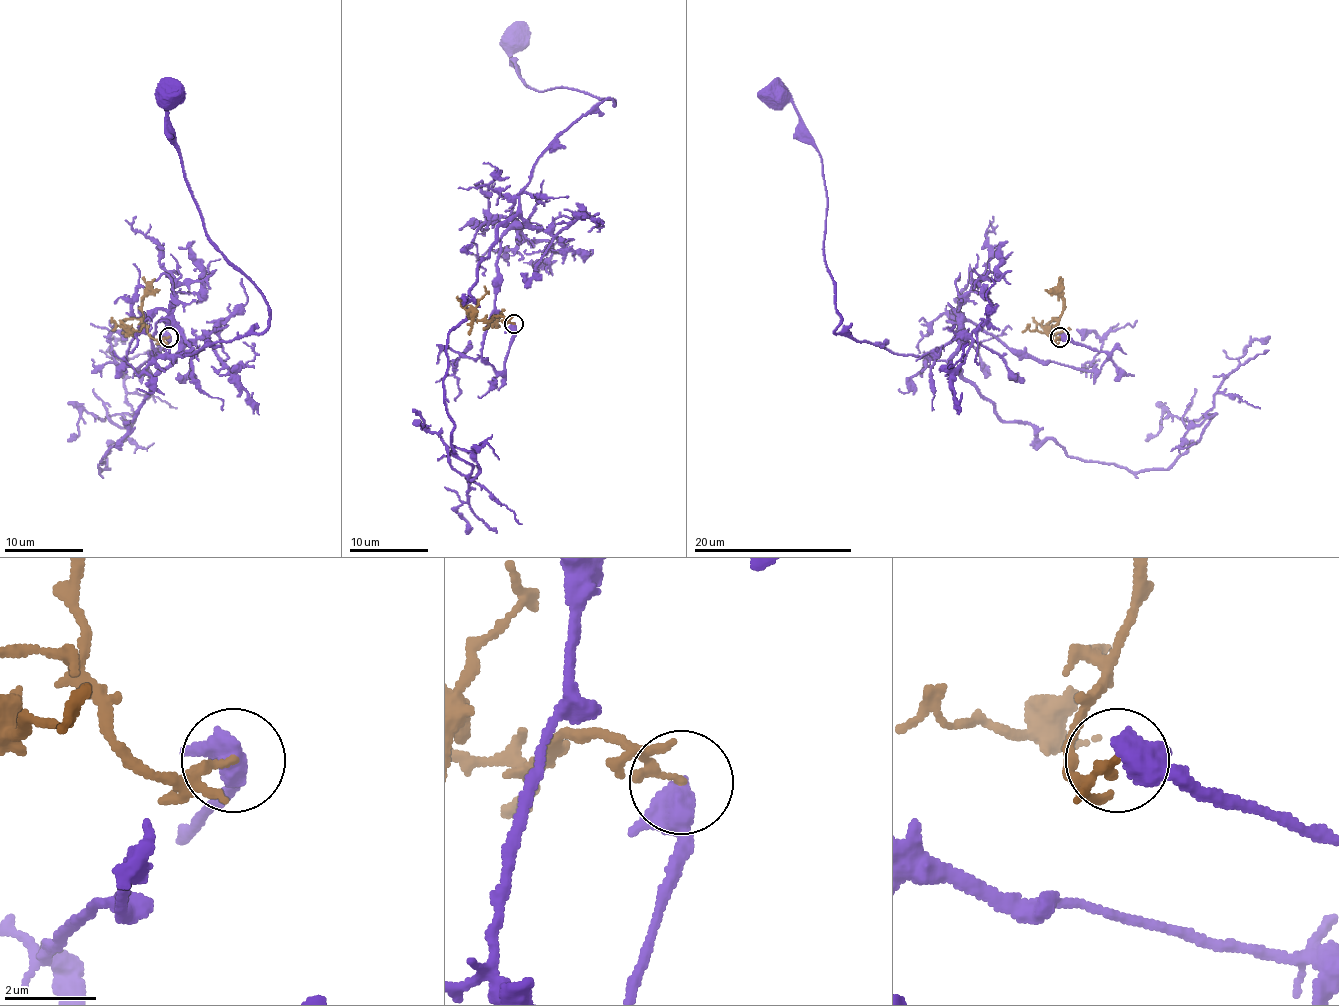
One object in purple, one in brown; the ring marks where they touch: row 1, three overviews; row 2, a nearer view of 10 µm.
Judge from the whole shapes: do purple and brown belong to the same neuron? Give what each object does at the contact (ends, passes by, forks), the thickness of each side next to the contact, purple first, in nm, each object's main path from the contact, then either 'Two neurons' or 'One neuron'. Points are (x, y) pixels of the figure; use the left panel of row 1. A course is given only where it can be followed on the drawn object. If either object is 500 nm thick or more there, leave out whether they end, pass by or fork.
At the ring purple passes by. At the ring brown ends. Thickness 460 nm (purple) against 190 nm. Course of purple: (168, 335), (136, 369), (158, 322), (180, 349), (99, 472), (130, 411), (111, 347), (124, 335). Course of brown: (168, 337), (152, 337), (138, 320), (126, 318), (122, 322), (130, 331), (140, 329), (138, 331). Two neurons

